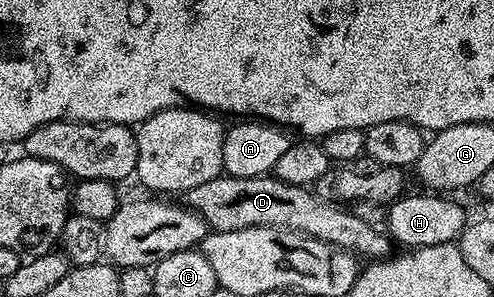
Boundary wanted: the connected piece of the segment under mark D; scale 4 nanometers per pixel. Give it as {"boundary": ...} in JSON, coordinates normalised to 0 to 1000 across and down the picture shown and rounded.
{"boundary":[[[451,586],[391,630],[377,653],[377,680],[437,781],[496,768],[581,768],[587,781],[605,781],[694,835],[727,869],[749,862],[741,869],[761,879],[791,859],[794,811],[787,791],[775,788],[759,758],[737,747],[737,734],[721,734],[713,707],[654,673],[642,643],[626,630],[591,626],[553,586],[518,599],[478,599]]]}

